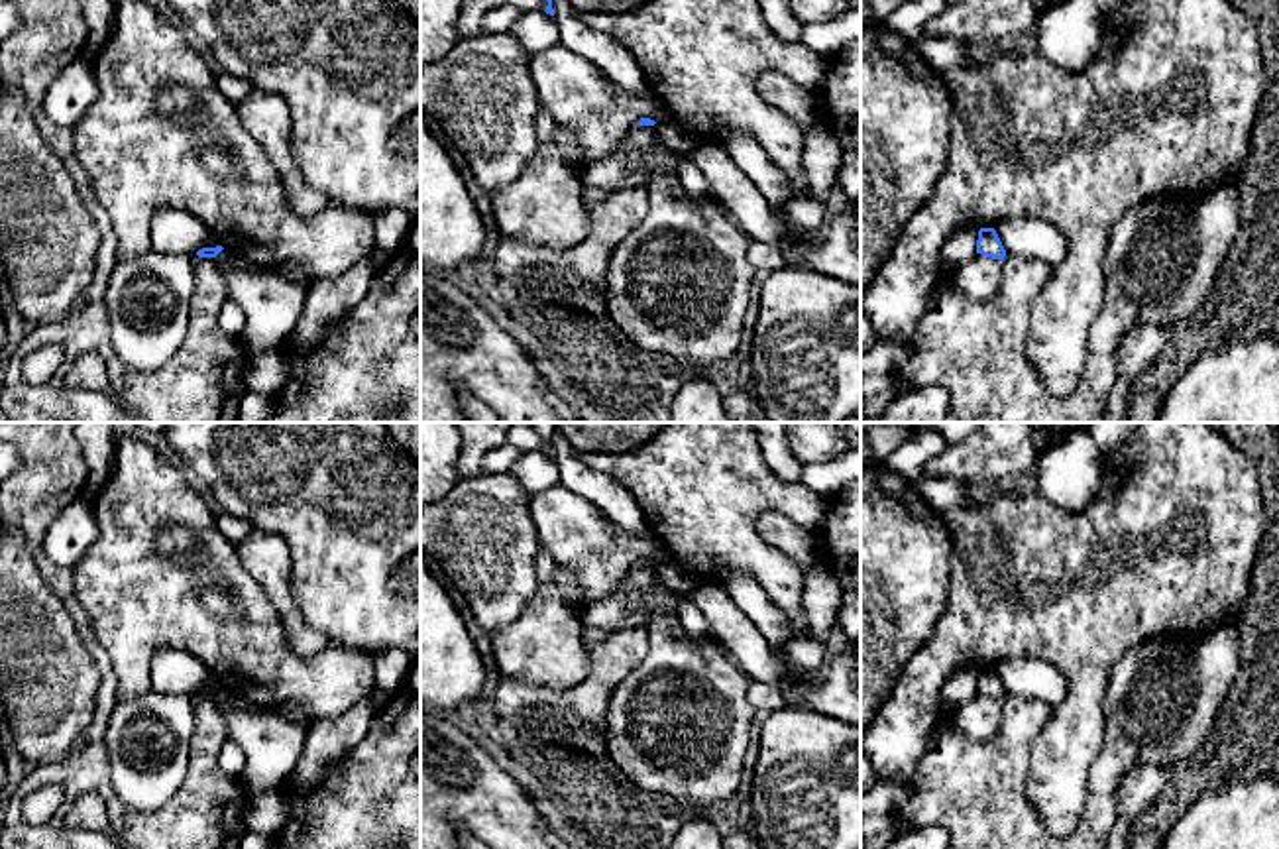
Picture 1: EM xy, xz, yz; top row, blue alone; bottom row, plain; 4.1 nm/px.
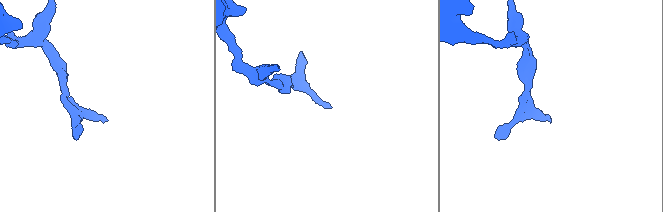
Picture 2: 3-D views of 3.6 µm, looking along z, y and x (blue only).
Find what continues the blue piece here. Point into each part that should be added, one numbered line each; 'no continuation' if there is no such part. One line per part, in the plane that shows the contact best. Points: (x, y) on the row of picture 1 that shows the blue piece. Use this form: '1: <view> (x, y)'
no continuation

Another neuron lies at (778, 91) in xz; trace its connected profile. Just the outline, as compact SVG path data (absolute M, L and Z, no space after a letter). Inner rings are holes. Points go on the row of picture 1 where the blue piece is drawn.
M768 71L756 81L758 96L804 128L815 122L811 94L784 73Z

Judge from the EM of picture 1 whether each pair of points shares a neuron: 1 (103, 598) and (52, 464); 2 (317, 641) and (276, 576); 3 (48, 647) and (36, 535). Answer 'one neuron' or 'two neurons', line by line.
1: two neurons
2: one neuron
3: two neurons

